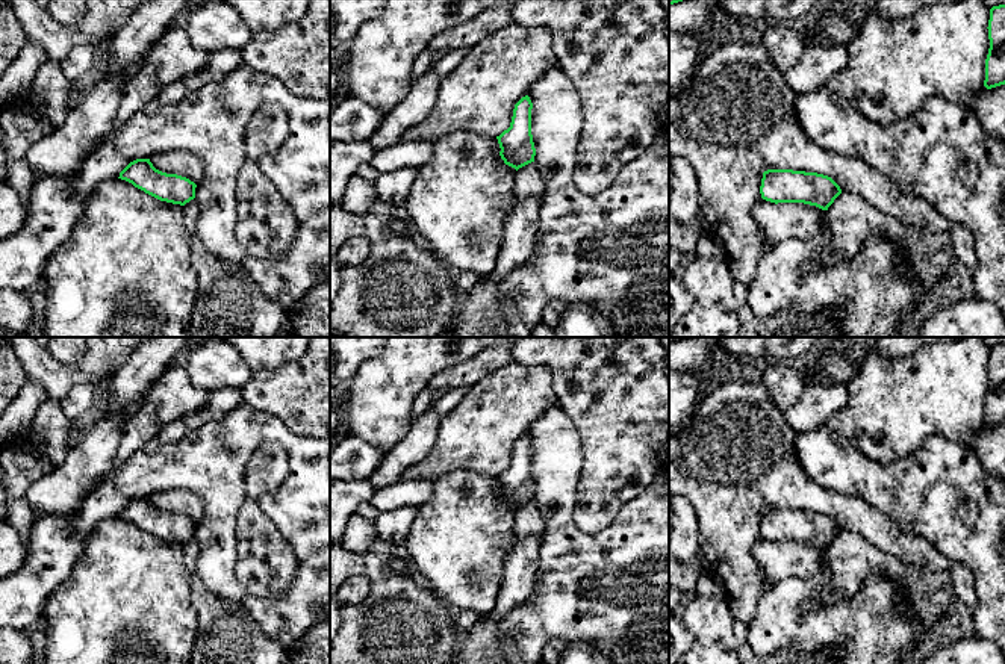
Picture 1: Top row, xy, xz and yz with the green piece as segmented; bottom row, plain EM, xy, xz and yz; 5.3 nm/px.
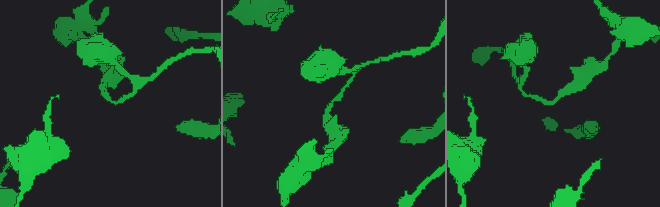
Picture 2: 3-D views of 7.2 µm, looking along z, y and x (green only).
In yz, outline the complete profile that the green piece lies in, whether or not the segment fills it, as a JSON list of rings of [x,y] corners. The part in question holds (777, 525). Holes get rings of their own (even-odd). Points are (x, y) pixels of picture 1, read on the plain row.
[[[767,508],[763,511],[761,537],[770,541],[804,541],[822,549],[842,532],[840,525],[828,514],[793,508]]]

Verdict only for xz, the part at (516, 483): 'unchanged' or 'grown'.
unchanged

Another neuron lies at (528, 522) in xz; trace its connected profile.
[[[534,501],[519,507],[515,513],[515,535],[518,538],[540,538],[545,529],[545,520]]]

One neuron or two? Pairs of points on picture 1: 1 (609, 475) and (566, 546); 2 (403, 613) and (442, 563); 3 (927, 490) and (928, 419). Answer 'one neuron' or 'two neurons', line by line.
1: two neurons
2: two neurons
3: two neurons

